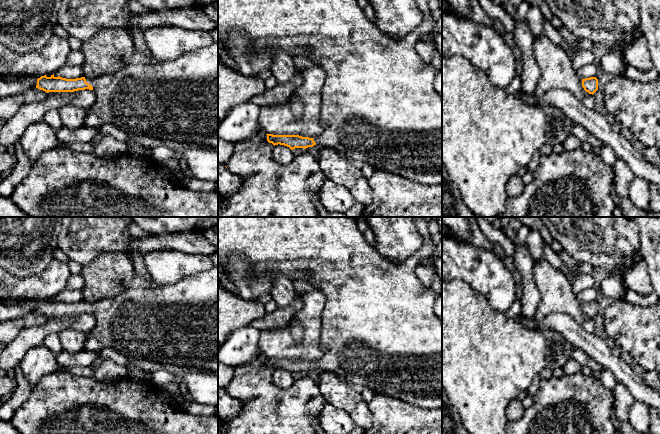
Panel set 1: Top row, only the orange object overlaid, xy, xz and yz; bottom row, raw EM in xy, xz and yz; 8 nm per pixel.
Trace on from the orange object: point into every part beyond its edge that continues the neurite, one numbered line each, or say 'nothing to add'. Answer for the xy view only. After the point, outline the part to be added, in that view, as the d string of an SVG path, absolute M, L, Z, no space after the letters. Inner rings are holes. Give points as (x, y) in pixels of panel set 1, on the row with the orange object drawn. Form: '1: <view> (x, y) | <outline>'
1: xy (177, 100) | M218 42L171 61L128 63L113 74L85 79L93 87L97 98L85 116L84 126L99 128L113 124L128 136L151 136L218 150Z

